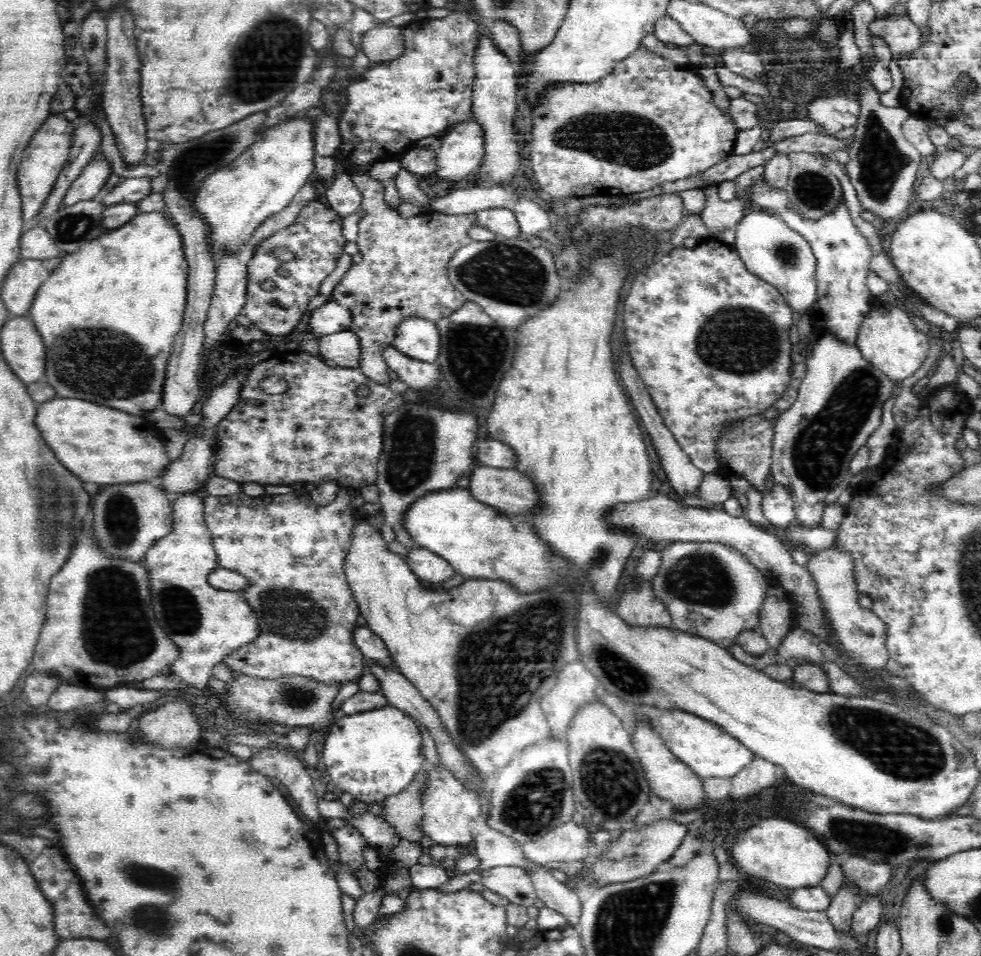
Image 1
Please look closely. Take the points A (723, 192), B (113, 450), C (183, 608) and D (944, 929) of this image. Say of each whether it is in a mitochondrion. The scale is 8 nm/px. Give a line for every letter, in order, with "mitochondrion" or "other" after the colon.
A: other
B: other
C: mitochondrion
D: mitochondrion

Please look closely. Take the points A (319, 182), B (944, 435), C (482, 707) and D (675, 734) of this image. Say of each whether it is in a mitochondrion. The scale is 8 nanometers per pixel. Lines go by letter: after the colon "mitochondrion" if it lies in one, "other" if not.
A: other
B: other
C: mitochondrion
D: other

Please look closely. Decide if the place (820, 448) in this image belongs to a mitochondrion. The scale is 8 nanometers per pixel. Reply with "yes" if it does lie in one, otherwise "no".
yes

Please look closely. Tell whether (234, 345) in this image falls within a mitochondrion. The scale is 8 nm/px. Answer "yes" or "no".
no

